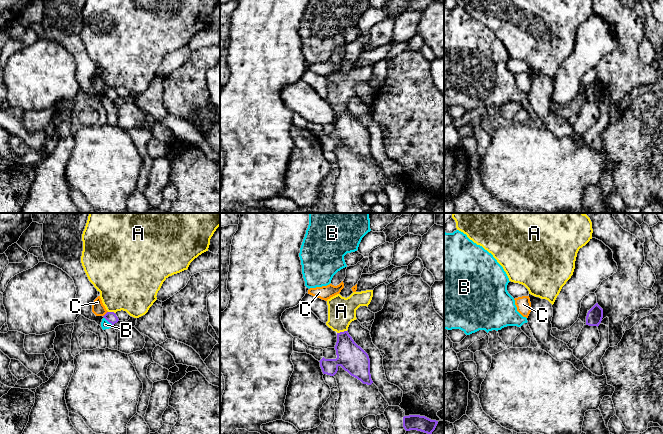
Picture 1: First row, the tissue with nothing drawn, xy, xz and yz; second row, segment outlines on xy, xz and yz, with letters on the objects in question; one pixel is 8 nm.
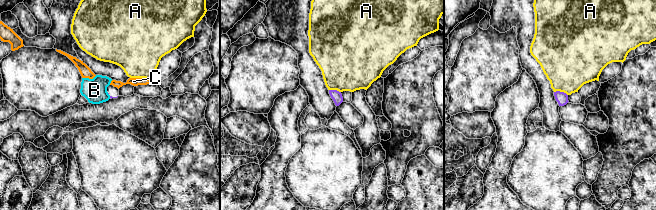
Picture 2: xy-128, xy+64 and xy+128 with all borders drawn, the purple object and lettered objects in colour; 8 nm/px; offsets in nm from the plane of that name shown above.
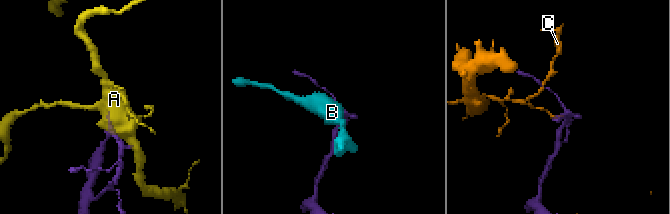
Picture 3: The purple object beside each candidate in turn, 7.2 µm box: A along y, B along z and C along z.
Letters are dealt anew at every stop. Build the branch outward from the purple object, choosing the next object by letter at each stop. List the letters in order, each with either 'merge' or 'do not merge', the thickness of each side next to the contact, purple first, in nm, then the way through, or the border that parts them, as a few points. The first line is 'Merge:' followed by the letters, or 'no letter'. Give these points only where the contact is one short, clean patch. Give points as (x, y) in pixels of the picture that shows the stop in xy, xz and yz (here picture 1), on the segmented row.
Merge: no letter
A: do not merge | 220/220 nm
B: do not merge | 90/70 nm
C: do not merge | 90/100 nm

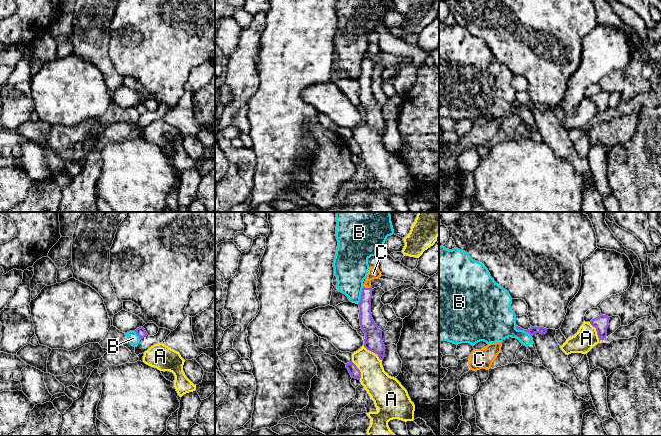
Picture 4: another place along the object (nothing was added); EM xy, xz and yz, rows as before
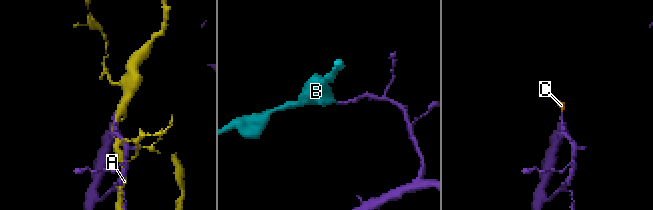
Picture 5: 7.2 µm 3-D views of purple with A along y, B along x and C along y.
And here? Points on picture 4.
Merge: C
A: do not merge | 120/180 nm
B: do not merge | 60/340 nm
C: merge | 110/100 nm | across xz (365, 315), (367, 288), (369, 277), (373, 273)

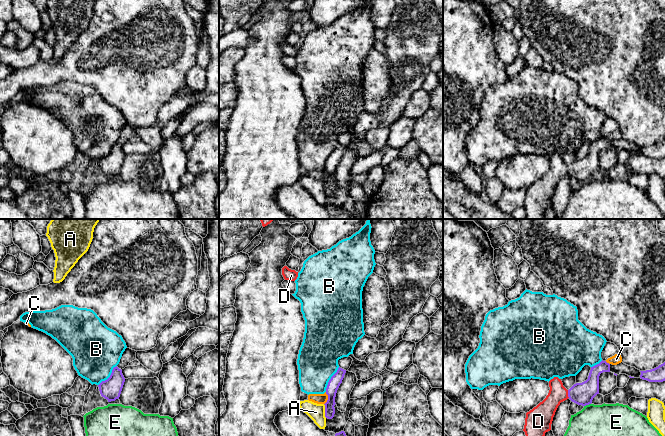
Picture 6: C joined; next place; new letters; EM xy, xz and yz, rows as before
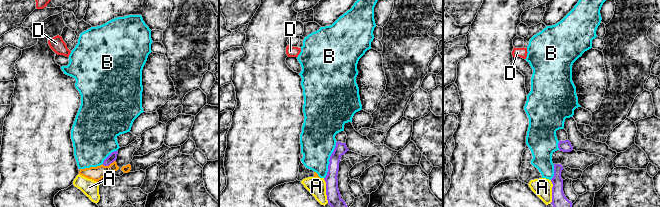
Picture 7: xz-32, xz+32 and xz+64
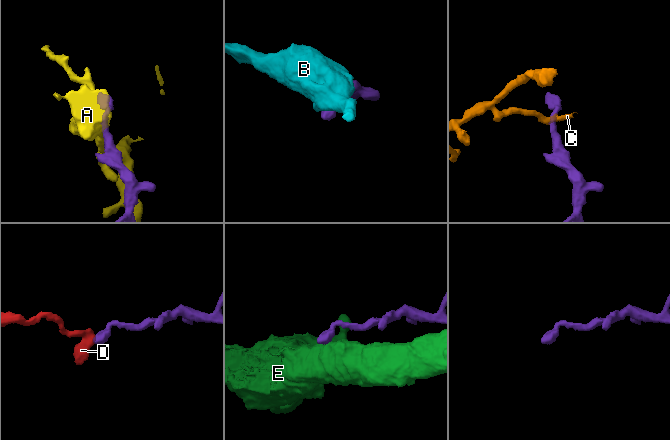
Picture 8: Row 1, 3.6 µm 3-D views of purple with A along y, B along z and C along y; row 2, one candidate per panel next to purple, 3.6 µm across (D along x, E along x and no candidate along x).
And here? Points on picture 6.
Merge: D
A: do not merge | 90/140 nm
B: do not merge | 90/320 nm | along xz (339, 367), (329, 380), (325, 391)
C: do not merge | 90/80 nm
D: merge | 180/160 nm | across yz (583, 393), (568, 394), (561, 394), (544, 412)
E: do not merge | 180/260 nm

